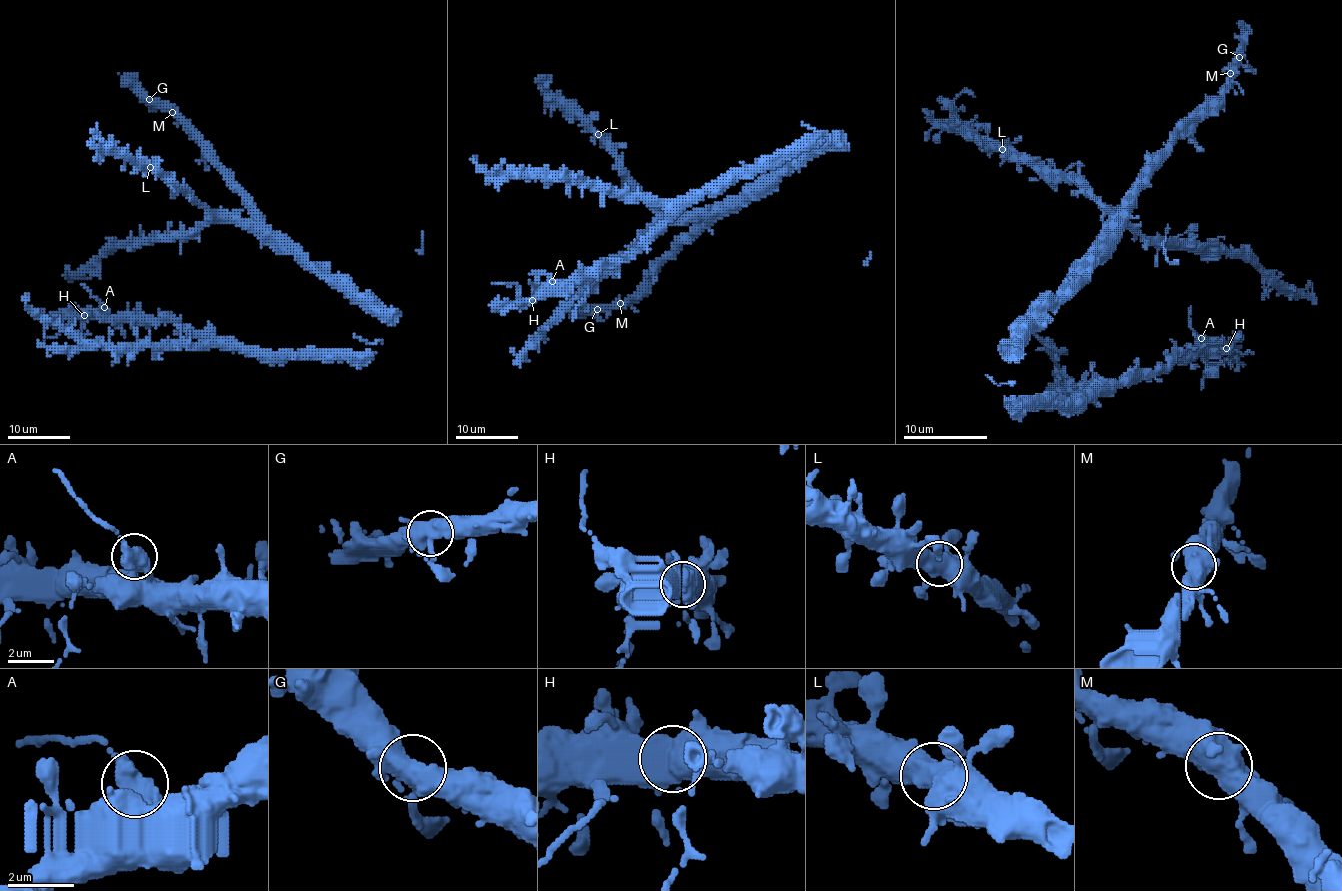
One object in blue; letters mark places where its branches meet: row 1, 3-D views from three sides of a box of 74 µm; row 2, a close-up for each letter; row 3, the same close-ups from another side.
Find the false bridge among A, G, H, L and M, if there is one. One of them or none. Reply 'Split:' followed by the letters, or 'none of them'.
Split: none of them

